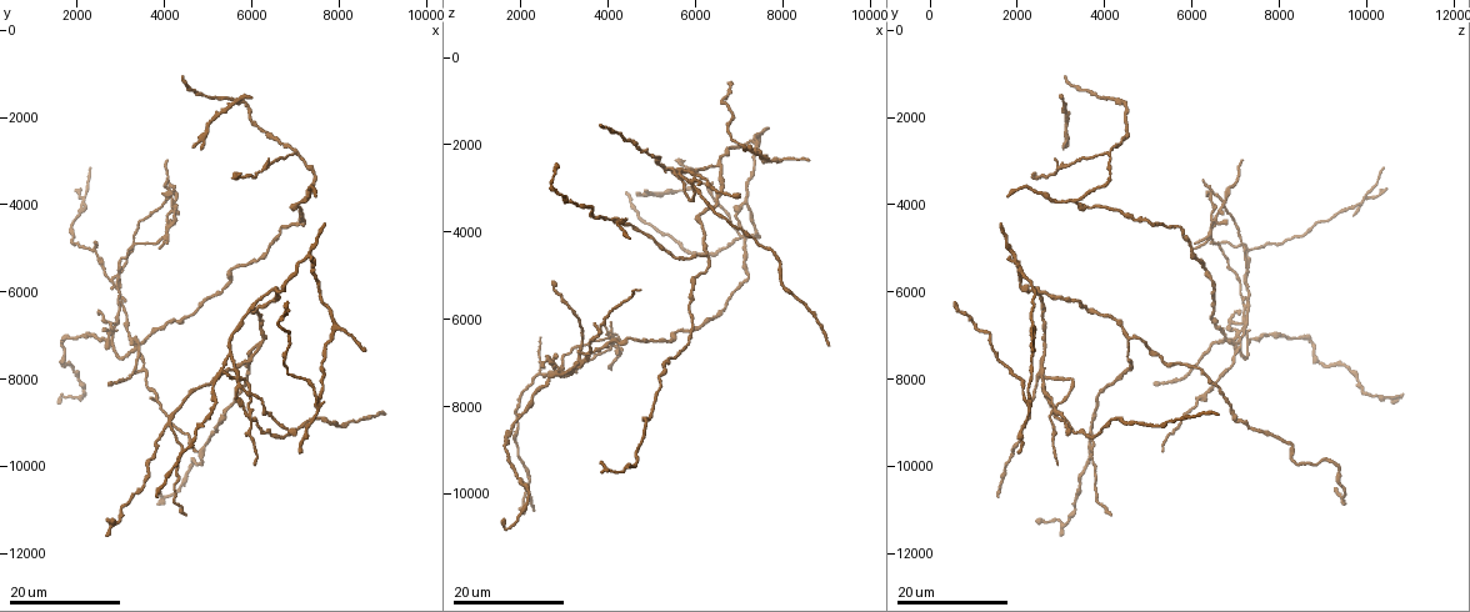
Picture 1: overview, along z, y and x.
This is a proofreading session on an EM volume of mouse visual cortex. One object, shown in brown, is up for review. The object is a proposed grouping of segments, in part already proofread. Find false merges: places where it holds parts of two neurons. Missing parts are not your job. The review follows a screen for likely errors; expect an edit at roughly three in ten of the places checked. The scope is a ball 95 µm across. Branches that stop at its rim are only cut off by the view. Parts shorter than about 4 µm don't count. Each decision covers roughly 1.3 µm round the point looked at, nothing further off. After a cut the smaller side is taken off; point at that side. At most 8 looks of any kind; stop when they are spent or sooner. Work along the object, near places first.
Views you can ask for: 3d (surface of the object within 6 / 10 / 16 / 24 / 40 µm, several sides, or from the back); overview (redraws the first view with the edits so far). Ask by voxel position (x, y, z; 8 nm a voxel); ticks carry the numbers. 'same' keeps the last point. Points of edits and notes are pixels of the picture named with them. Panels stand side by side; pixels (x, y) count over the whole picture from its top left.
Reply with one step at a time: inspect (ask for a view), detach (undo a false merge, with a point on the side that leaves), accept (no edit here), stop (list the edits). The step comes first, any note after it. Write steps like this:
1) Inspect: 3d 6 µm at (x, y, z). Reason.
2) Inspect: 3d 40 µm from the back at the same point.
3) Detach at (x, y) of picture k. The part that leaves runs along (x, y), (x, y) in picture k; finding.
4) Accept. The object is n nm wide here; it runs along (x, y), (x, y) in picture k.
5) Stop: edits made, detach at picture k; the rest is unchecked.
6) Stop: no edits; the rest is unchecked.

Inspect: 3d 24 µm at (5500, 7500, 2650). Two arms in line, one across.

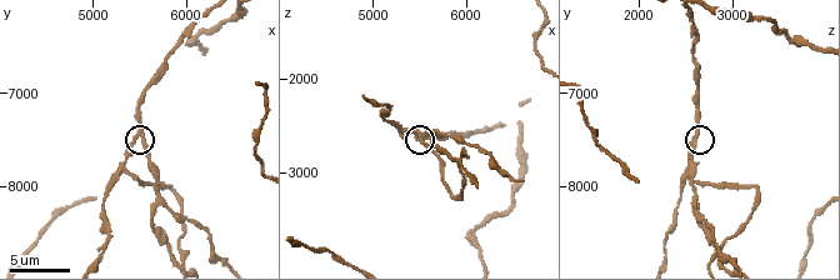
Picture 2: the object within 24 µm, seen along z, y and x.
Inspect: 3d 10 µm at (5550, 7450, 2600). Closer look.

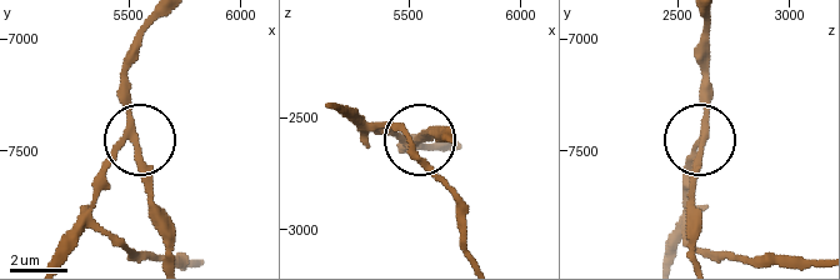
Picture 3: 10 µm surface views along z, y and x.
Accept. The object is 200 nm wide here; continuous, no second neuron.

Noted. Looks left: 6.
Inspect: 3d 16 µm at (6250, 7100, 4550). Three arms meet.

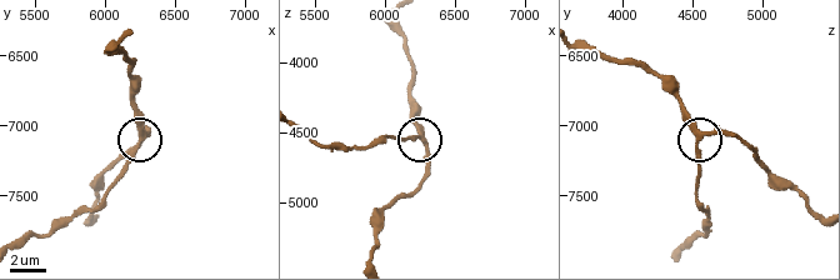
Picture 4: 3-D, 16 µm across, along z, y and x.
Inspect: 3d 6 µm at (6280, 7040, 4560).

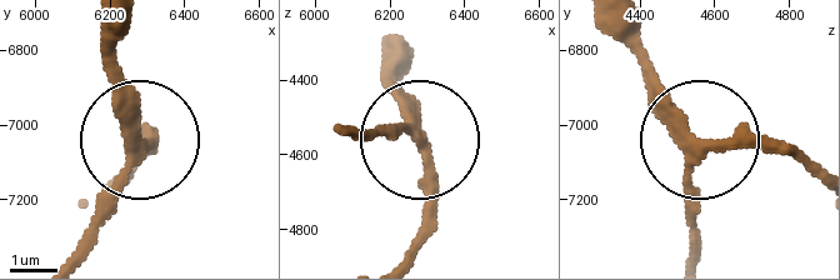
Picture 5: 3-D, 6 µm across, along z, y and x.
Accept. The side arm is 59 µm long; it runs along (604, 24), (691, 143), (684, 215), (695, 259) in picture 5; one neuron here.

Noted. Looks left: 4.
Inspect: 3d 16 µm at (4050, 8950, 3700). Three-way junction.

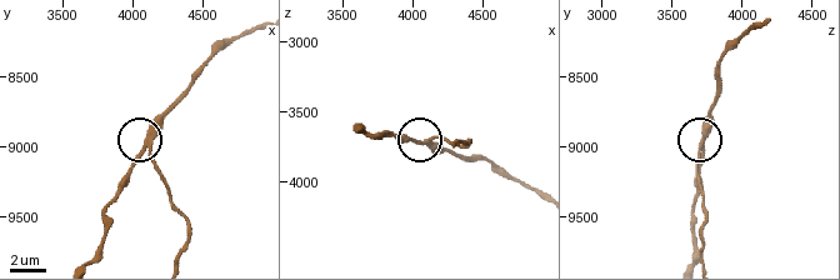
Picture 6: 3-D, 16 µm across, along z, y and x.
Inspect: 3d 6 µm at (4100, 9040, 3720).

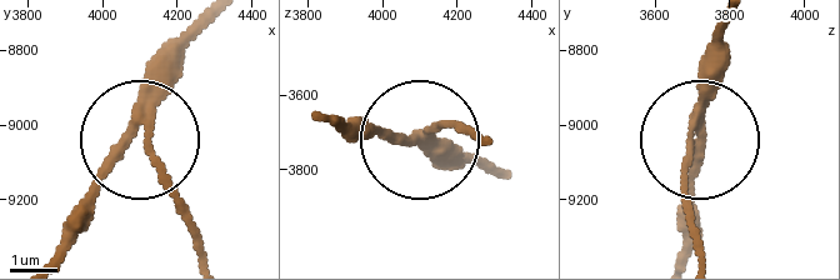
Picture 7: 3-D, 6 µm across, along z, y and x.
Detach at (158, 183) of picture 7. 3 arms meet here; two neurons meet here.

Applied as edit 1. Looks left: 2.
Inspect: 3d 16 µm at (2750, 7150, 7250). Three arms meet.

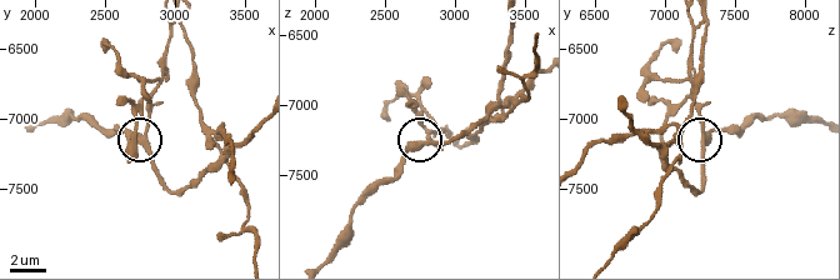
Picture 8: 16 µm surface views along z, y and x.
Inspect: 3d 10 µm at (2740, 7120, 7300).

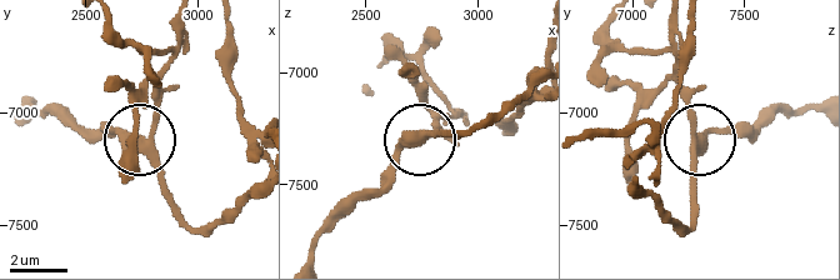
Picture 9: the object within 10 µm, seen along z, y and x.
Detach at (158, 111) of picture 9. 3 arms meet here; the part that leaves runs along (156, 150), (156, 95), (185, 24) in picture 9; a second neuron is stuck on.

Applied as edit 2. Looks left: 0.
Stop: edits made, detach at picture 7, detach at picture 9; the rest is unchecked.

